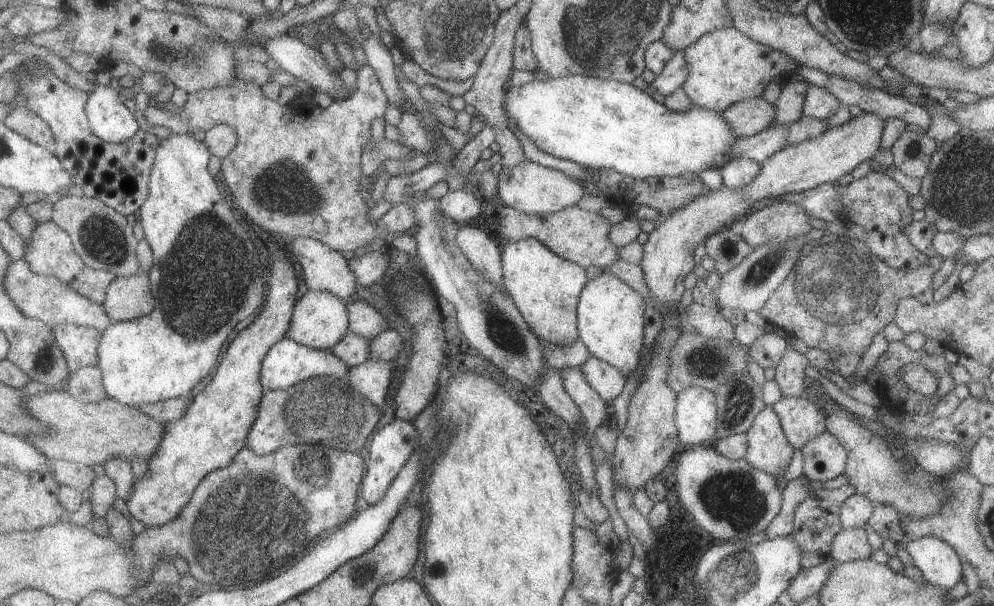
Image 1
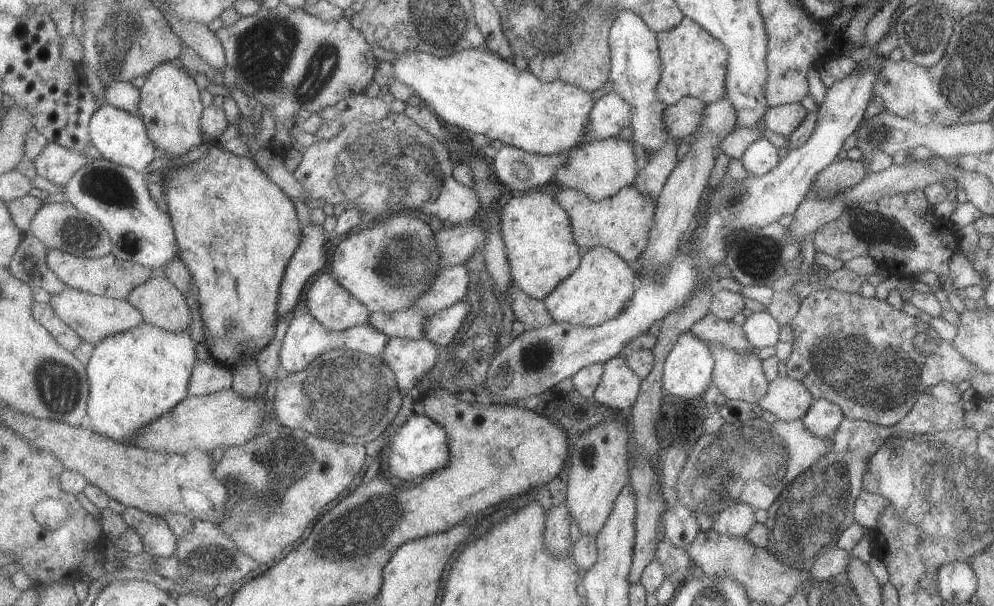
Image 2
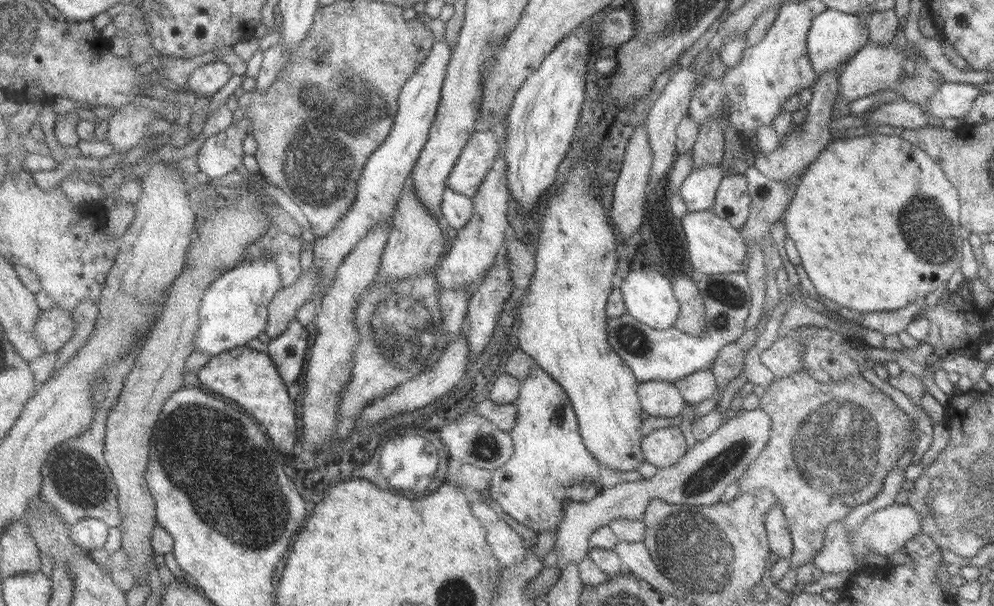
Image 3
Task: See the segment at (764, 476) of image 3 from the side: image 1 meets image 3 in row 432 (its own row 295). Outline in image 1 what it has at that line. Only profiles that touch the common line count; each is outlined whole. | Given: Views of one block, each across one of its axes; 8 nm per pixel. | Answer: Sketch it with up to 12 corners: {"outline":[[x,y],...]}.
{"outline":[[826,232],[757,312],[810,348],[862,355],[930,265],[892,268]]}

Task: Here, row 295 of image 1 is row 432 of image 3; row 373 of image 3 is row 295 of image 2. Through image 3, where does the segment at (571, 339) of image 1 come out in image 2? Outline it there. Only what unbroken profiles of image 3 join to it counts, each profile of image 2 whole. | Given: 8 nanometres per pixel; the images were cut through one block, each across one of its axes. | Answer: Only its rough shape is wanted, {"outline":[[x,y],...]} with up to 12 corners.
{"outline":[[551,191],[513,196],[500,222],[515,282],[548,300],[582,266]]}

